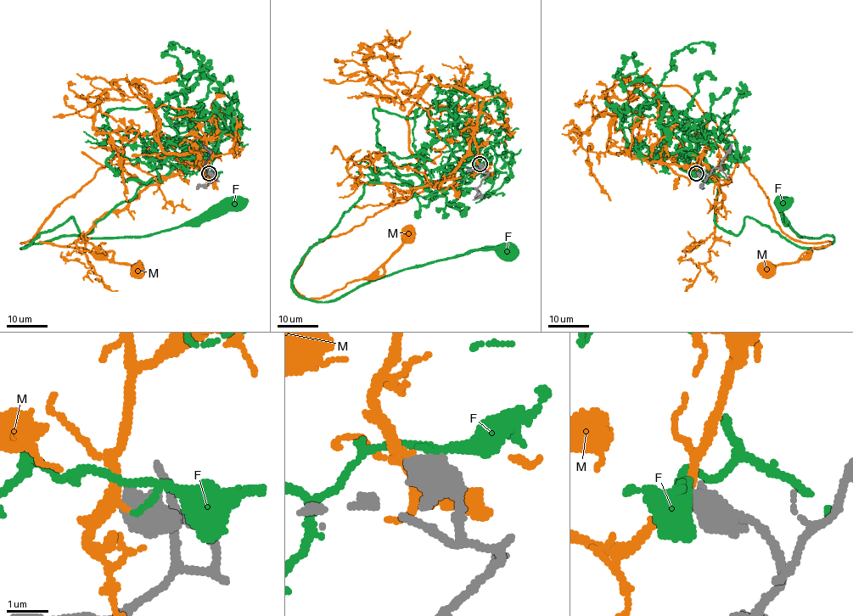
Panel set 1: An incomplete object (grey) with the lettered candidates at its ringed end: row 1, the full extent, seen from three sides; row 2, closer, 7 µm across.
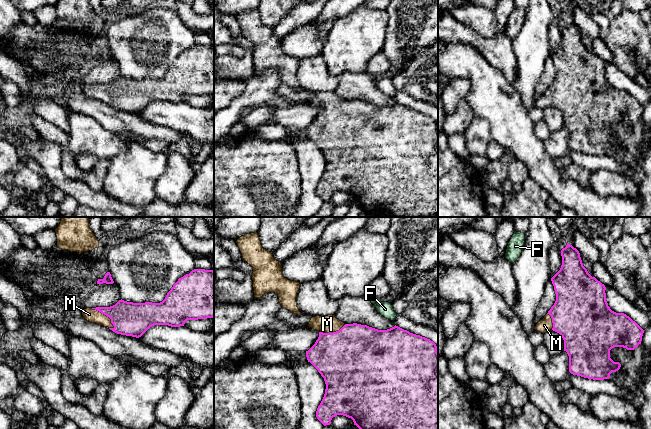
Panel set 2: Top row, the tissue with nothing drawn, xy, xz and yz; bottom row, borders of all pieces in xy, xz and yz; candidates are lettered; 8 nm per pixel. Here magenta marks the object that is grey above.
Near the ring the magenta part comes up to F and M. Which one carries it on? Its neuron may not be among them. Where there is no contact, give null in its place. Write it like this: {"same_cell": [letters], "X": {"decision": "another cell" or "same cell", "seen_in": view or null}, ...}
{"same_cell": ["M"], "F": {"decision": "another cell", "seen_in": null}, "M": {"decision": "same cell", "seen_in": "xy"}}

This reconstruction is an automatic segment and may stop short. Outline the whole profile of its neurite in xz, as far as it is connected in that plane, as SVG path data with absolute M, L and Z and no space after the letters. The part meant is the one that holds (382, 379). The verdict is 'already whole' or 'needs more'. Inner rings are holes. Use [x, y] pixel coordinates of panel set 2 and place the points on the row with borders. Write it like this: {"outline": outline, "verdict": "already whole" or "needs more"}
{"outline": "M335 315L312 317L309 328L317 330L319 337L315 344L306 351L306 357L324 378L326 389L324 397L317 408L316 417L324 425L330 425L333 417L343 415L351 418L359 429L438 429L438 347L436 344L420 335L410 333L398 326L387 330L378 330L357 323L345 324Z", "verdict": "needs more"}

